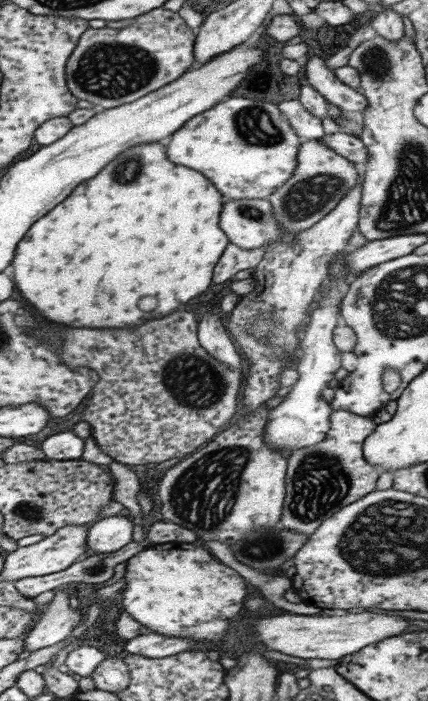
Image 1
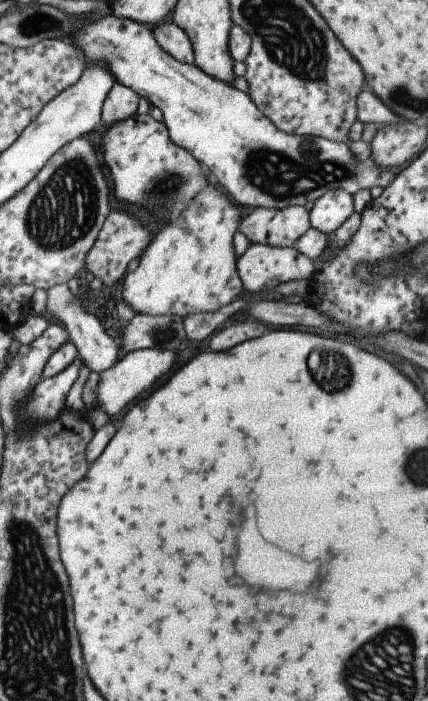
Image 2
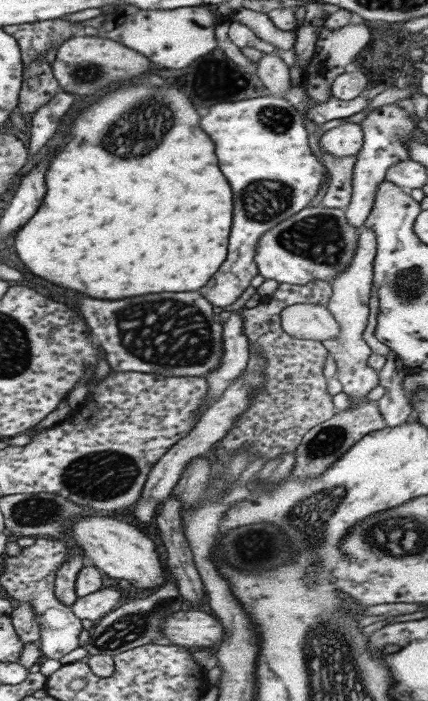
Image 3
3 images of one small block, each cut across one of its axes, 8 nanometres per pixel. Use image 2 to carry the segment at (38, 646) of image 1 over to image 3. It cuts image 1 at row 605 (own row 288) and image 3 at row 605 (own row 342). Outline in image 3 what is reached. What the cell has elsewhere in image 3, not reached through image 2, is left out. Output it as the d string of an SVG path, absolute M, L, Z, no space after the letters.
M102 587L98 592L86 597L79 597L72 605L72 613L78 619L96 621L107 616L110 611L118 606L118 601L122 598L120 590L115 587Z

